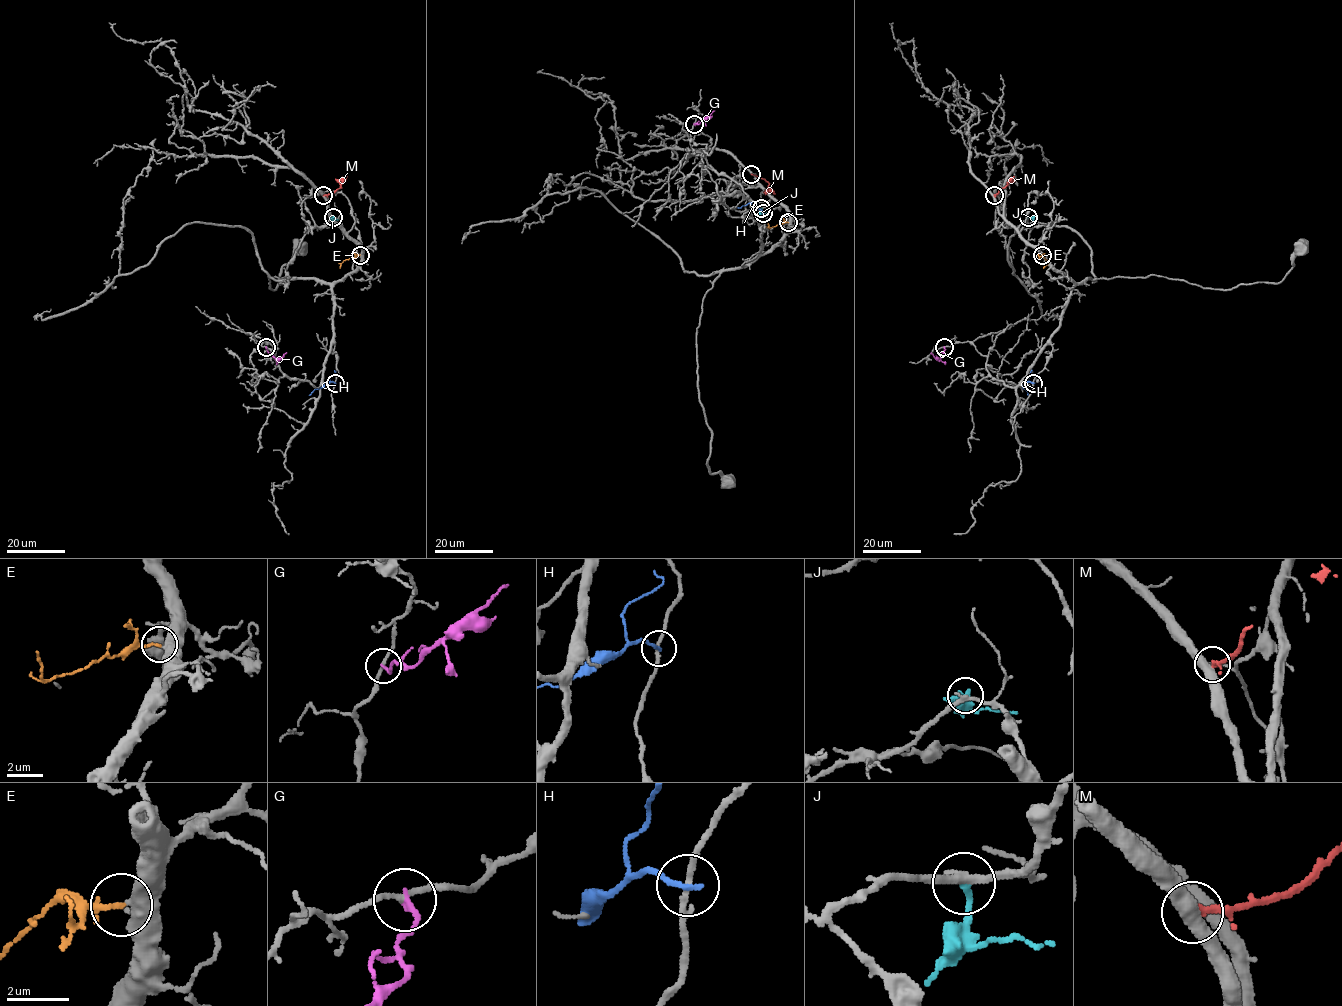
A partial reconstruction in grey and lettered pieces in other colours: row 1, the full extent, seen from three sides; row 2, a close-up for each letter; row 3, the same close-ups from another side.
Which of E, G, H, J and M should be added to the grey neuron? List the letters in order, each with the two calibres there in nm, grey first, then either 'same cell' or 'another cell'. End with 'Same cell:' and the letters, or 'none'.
E: 440/170 nm | same cell
G: 160/160 nm | another cell
H: 190/170 nm | another cell
J: 240/190 nm | same cell
M: 460/200 nm | another cell
Same cell: E, J

